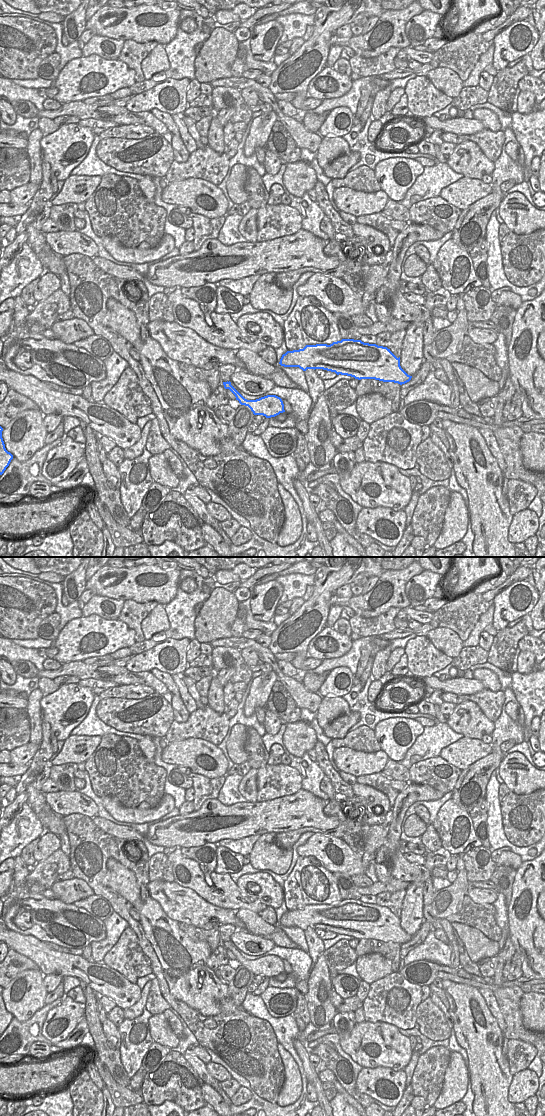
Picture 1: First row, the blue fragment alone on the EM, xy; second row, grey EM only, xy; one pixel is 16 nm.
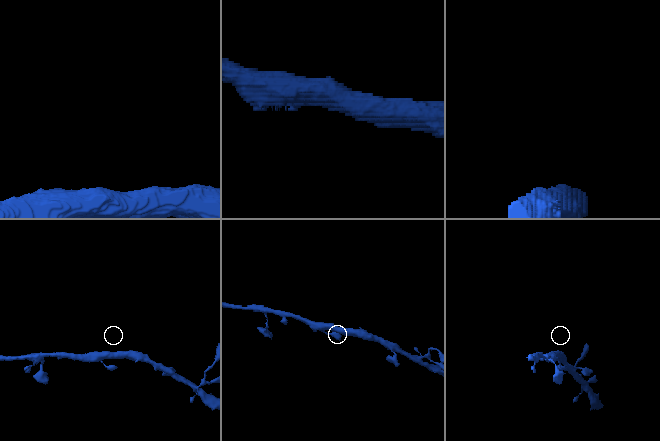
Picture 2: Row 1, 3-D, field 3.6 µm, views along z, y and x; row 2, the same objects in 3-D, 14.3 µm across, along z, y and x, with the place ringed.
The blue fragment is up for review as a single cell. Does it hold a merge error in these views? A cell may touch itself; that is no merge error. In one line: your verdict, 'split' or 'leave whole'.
leave whole

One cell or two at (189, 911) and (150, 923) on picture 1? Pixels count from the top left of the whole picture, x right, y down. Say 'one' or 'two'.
two

